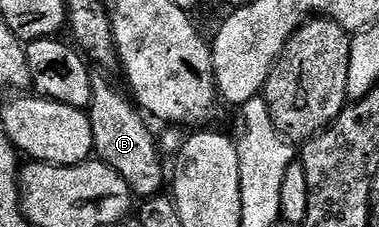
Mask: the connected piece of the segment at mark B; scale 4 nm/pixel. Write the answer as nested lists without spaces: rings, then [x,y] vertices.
[[[92,76],[92,99],[88,116],[92,123],[94,153],[97,160],[112,167],[112,171],[116,171],[116,175],[128,183],[135,198],[157,197],[163,192],[162,184],[168,181],[167,166],[166,169],[162,166],[159,138],[156,133],[154,137],[153,131],[146,126],[147,118],[140,112],[139,106],[106,77],[109,76]]]

